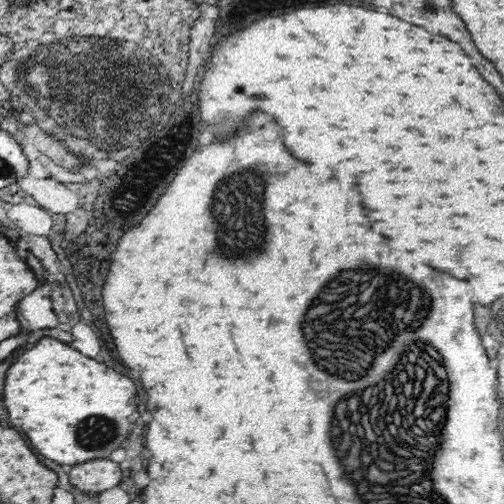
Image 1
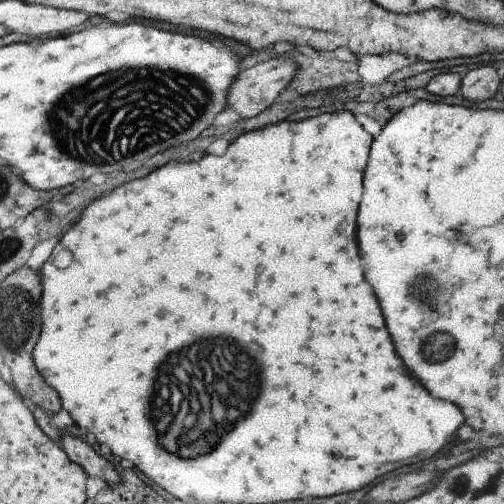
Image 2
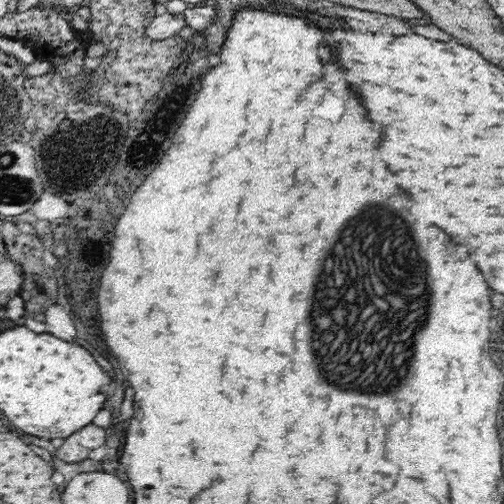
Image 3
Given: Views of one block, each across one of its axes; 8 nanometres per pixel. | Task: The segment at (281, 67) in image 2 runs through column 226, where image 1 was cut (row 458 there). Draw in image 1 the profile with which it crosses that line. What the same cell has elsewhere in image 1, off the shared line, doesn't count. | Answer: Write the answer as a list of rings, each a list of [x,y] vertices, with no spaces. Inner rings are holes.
[[[96,458],[80,466],[72,466],[68,474],[70,484],[84,494],[102,494],[110,488],[118,488],[122,480],[120,464],[106,458]]]

